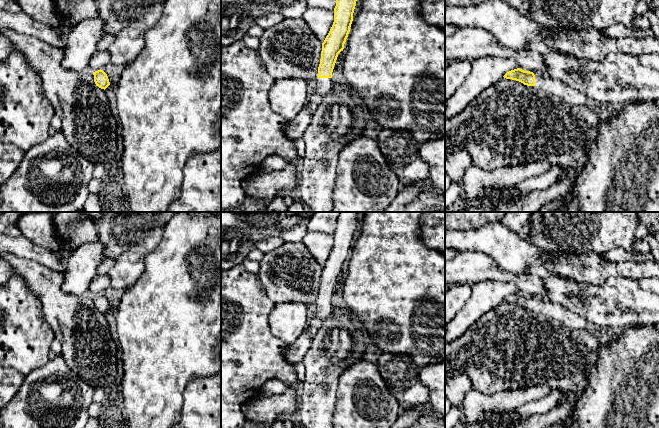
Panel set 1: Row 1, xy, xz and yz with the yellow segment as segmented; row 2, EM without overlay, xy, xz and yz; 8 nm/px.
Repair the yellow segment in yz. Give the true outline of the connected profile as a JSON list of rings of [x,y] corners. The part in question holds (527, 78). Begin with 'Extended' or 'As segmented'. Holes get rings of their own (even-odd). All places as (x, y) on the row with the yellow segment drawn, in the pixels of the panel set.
Extended. [[[517,68],[507,72],[503,77],[519,81],[527,86],[535,86],[540,90],[560,97],[565,102],[572,105],[586,105],[591,103],[589,98],[580,91],[567,86],[559,80],[549,77],[547,74],[524,71]]]

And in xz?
Extended. [[[336,0],[334,22],[322,43],[318,74],[312,83],[312,93],[308,98],[311,114],[315,113],[322,97],[336,85],[336,82],[332,78],[332,72],[338,54],[343,51],[344,44],[350,32],[356,1]]]

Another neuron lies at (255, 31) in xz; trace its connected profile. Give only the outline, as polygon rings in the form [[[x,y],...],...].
[[[254,25],[250,27],[246,33],[247,36],[252,36],[252,37],[260,37],[265,29],[263,29],[259,25]]]

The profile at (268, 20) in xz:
[[[250,7],[252,17],[257,25],[263,29],[271,28],[276,24],[283,21],[284,17],[278,13],[267,13],[265,15],[257,15],[254,11],[254,7]]]

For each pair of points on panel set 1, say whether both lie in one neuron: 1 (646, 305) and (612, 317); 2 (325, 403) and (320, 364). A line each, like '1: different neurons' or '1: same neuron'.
1: same neuron
2: same neuron

